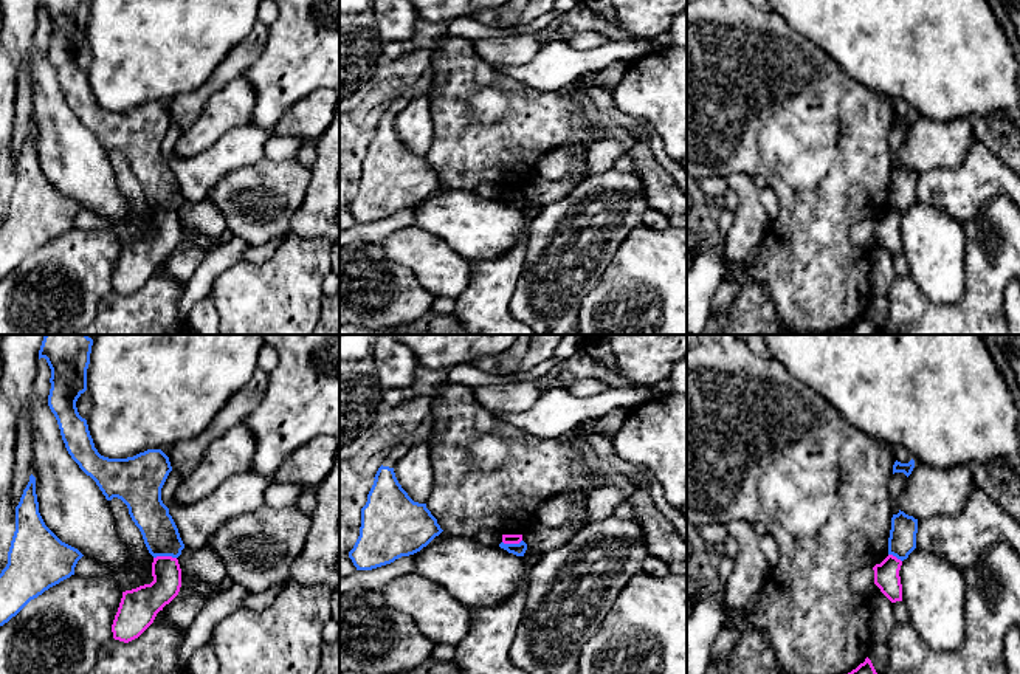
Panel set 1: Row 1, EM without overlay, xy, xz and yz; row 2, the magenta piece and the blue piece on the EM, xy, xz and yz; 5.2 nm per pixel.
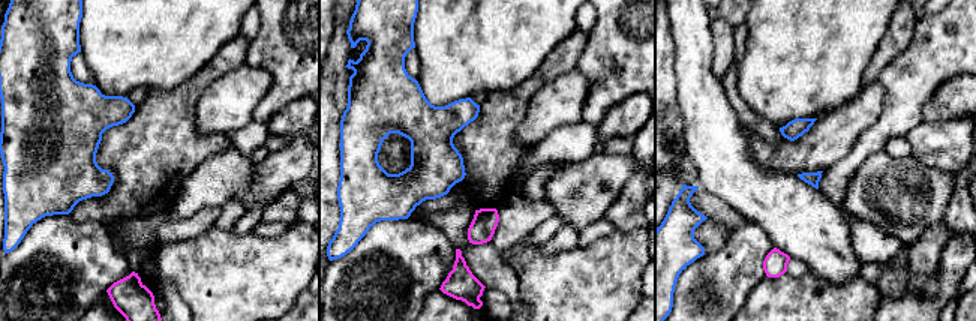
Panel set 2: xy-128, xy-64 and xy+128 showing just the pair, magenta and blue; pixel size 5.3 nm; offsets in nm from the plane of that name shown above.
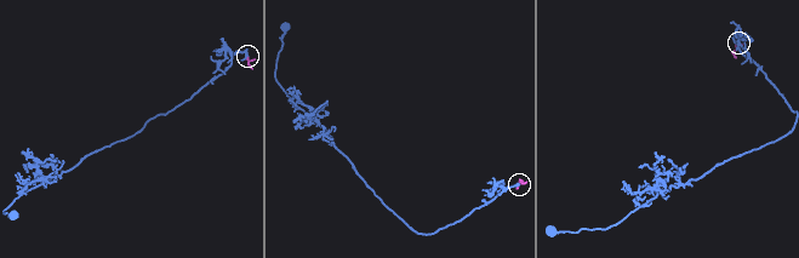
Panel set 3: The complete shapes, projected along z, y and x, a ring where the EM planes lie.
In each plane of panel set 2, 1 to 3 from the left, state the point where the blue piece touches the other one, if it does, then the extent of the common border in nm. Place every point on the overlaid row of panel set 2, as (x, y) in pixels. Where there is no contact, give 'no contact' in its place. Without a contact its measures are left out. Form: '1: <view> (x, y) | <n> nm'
1: no contact
2: no contact
3: no contact

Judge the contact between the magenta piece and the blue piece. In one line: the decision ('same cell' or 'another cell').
another cell

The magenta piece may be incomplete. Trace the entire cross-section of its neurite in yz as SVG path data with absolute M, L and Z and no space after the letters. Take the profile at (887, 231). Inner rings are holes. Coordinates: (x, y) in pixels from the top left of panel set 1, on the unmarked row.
M888 208L880 217L873 220L874 237L891 256L902 254L901 218L901 212Z

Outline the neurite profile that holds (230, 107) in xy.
M243 77L215 90L197 121L181 132L174 149L174 158L189 160L197 156L233 129L248 126L254 105L256 90Z

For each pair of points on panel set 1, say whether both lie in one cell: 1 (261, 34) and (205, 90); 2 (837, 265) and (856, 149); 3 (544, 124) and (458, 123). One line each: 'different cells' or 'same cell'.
1: same cell
2: same cell
3: same cell

